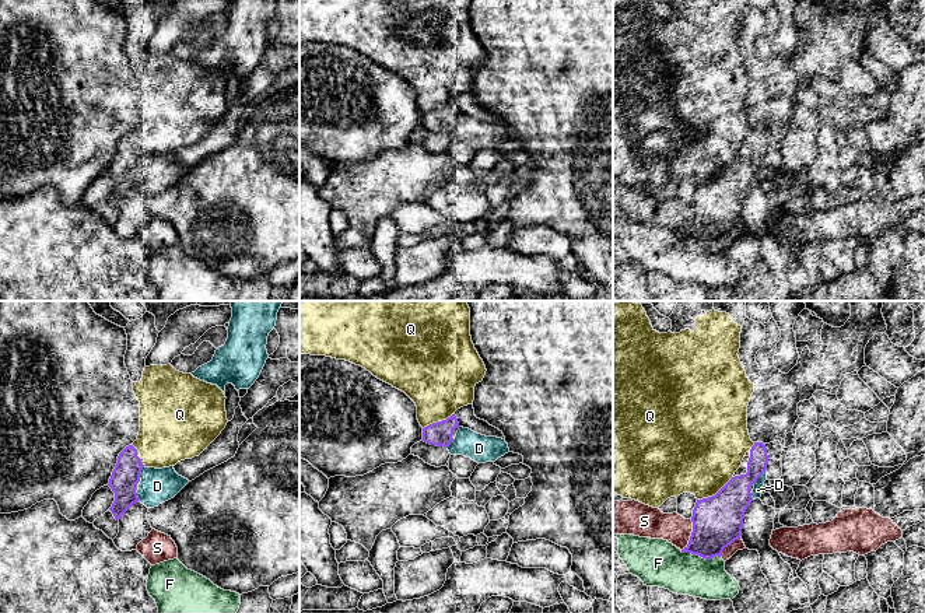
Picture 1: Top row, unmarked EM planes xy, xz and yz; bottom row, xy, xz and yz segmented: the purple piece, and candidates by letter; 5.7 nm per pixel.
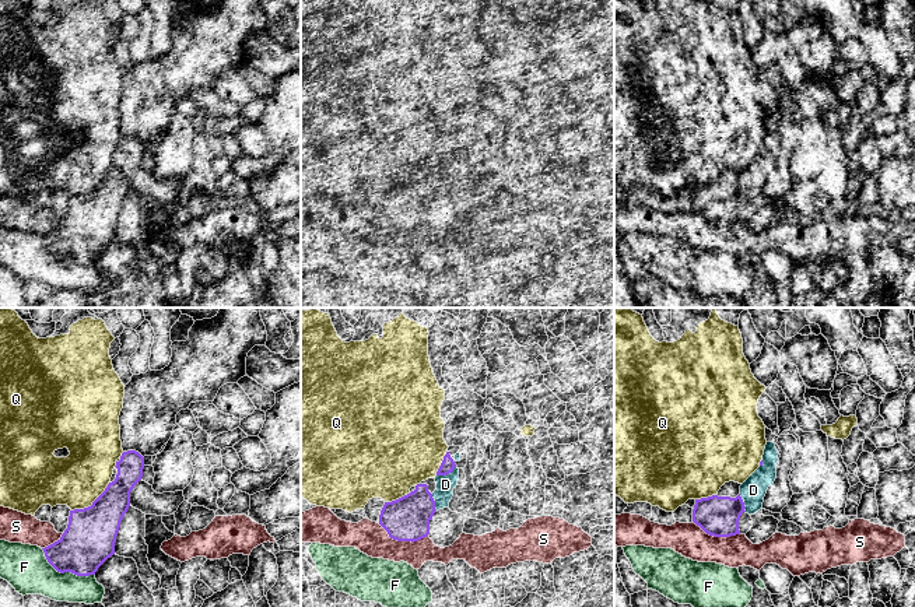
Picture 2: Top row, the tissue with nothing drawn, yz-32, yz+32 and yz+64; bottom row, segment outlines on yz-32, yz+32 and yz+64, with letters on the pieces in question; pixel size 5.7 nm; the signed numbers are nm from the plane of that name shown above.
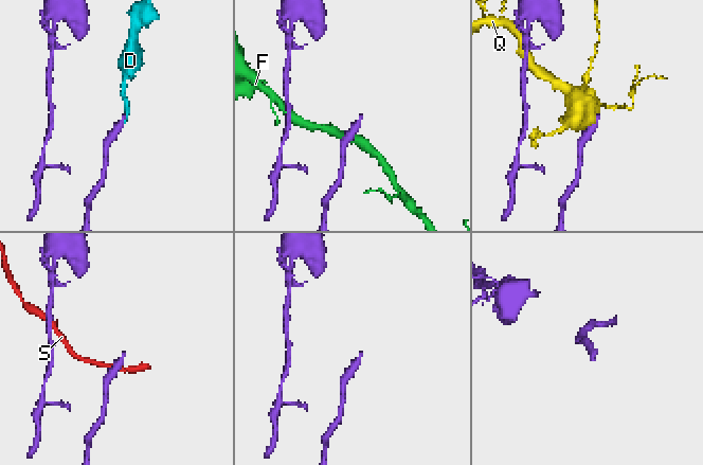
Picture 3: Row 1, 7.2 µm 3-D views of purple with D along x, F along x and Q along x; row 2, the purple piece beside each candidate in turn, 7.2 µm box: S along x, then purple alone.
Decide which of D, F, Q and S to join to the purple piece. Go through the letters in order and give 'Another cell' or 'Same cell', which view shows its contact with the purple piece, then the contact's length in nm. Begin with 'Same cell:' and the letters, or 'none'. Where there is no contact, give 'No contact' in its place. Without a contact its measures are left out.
Same cell: D
D: Same cell. Touches purple in yz. Shared border 110 nm
F: Another cell. Touches purple in yz. Shared border 240 nm
Q: Another cell. Touches purple in yz. Shared border 240 nm
S: Another cell. Touches purple in yz. Shared border 190 nm

